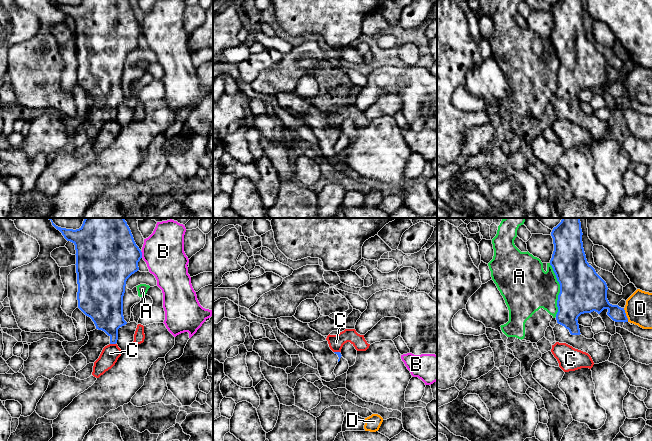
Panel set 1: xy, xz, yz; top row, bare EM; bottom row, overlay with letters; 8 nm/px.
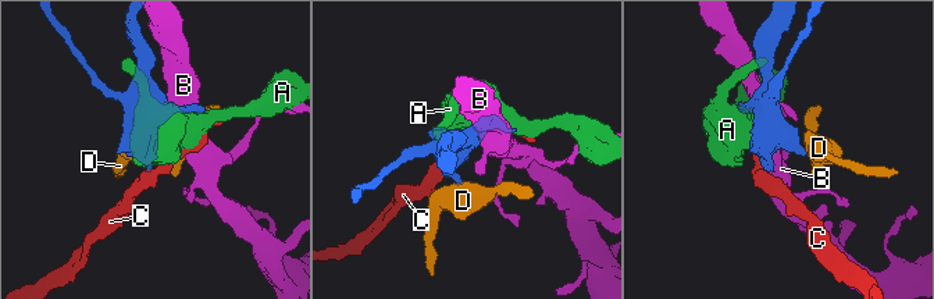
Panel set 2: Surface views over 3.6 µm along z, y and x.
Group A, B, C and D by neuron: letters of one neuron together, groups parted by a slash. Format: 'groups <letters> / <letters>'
groups A / B / C / D

